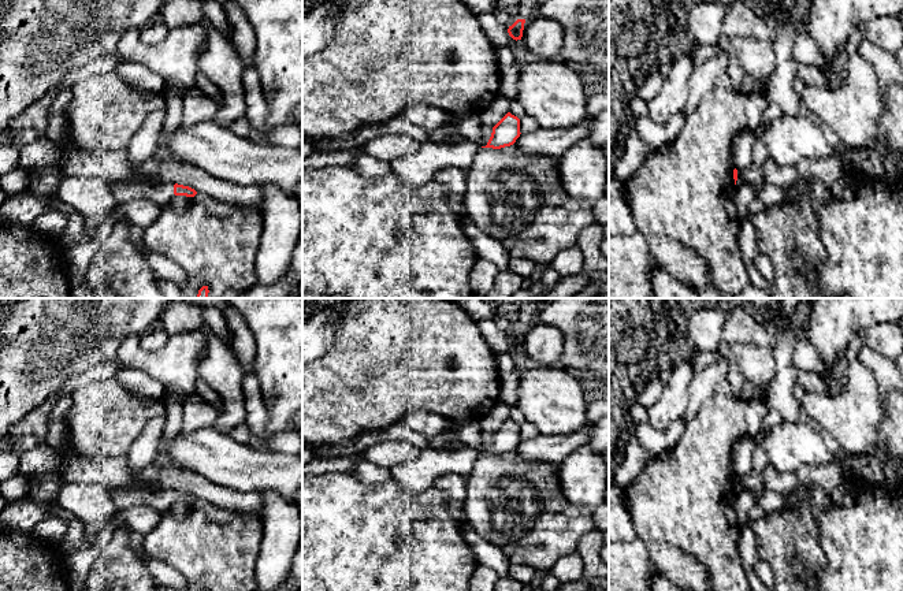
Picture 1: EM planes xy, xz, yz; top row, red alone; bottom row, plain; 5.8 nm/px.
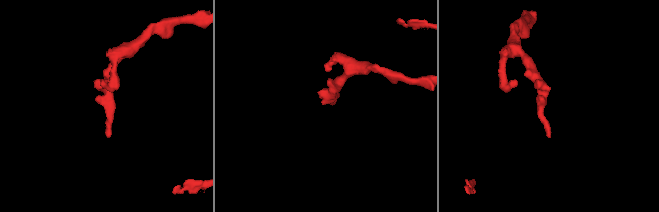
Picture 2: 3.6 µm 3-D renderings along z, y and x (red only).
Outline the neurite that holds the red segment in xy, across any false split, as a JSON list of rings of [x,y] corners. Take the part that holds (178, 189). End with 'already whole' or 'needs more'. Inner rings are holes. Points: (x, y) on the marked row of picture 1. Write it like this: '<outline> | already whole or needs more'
[[[105,182],[115,207],[123,205],[131,200],[142,198],[153,201],[159,205],[166,205],[175,196],[194,197],[197,192],[189,186],[159,183],[156,186],[148,186],[134,182]]] | needs more

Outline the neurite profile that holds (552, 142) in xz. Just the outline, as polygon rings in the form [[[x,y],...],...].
[[[592,115],[575,126],[562,130],[545,130],[539,127],[531,133],[521,133],[513,144],[517,150],[527,155],[546,155],[554,159],[562,156],[571,146],[587,138]]]

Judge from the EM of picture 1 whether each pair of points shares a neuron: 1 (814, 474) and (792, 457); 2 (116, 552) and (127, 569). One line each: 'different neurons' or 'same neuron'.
1: different neurons
2: same neuron

